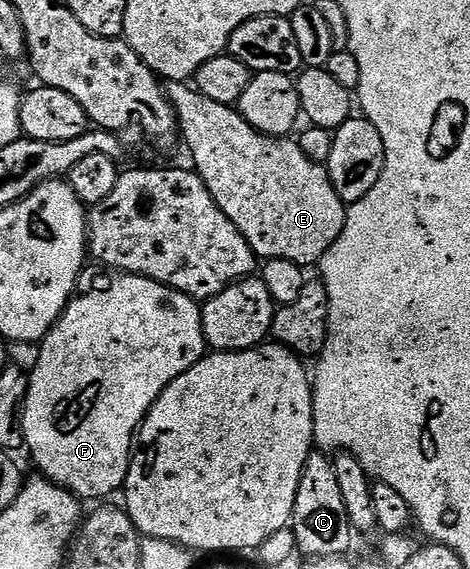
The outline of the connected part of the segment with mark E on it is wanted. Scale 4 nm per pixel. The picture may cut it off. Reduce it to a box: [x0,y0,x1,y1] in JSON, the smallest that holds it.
[165,81,347,268]

